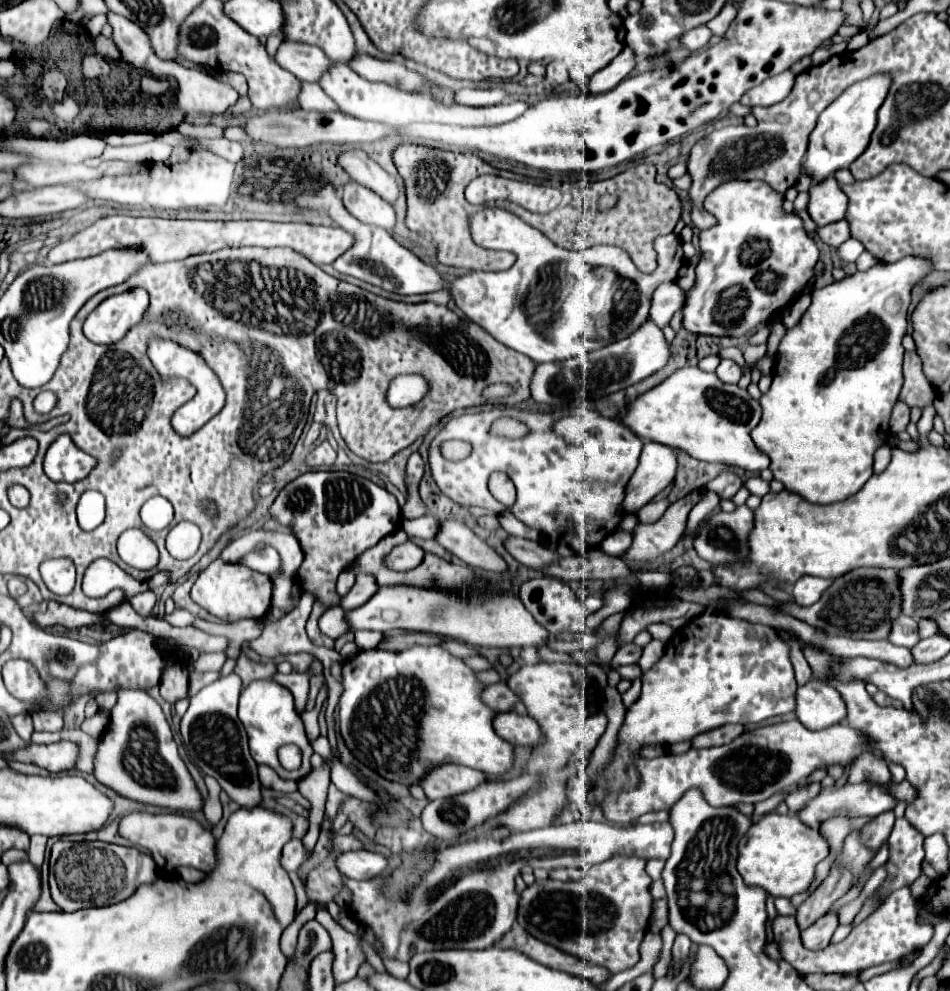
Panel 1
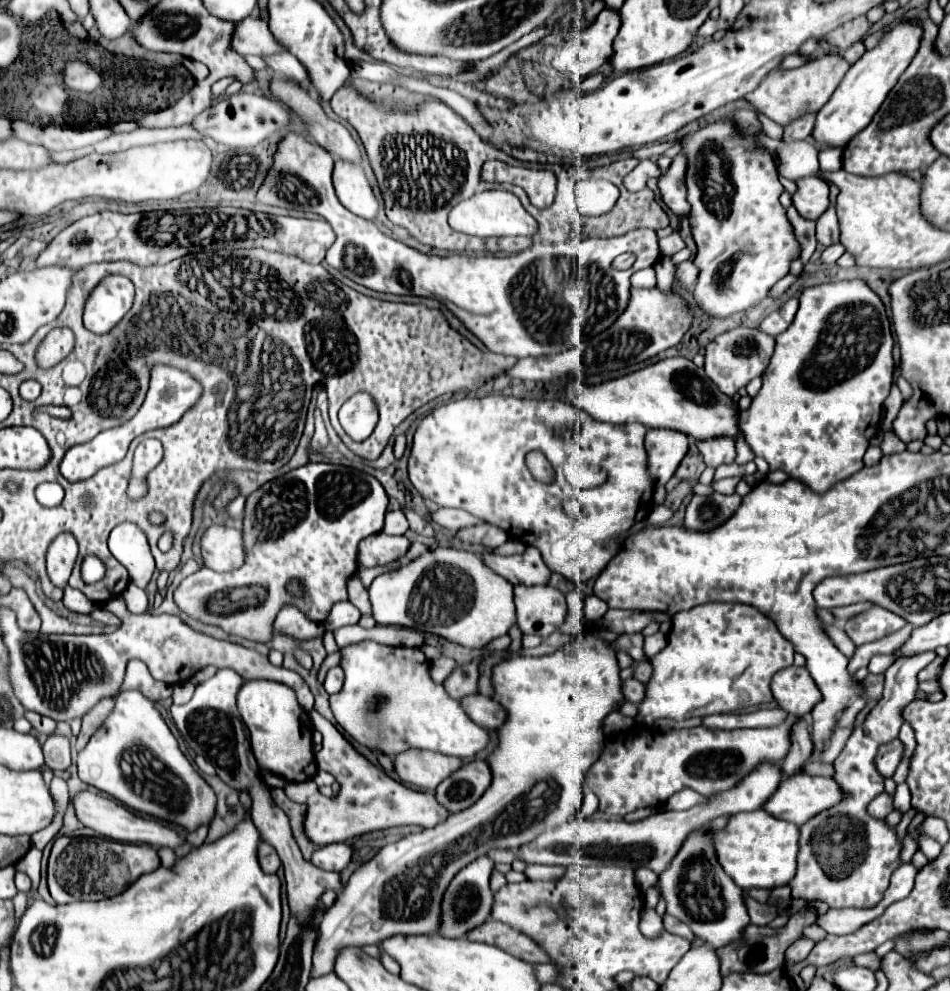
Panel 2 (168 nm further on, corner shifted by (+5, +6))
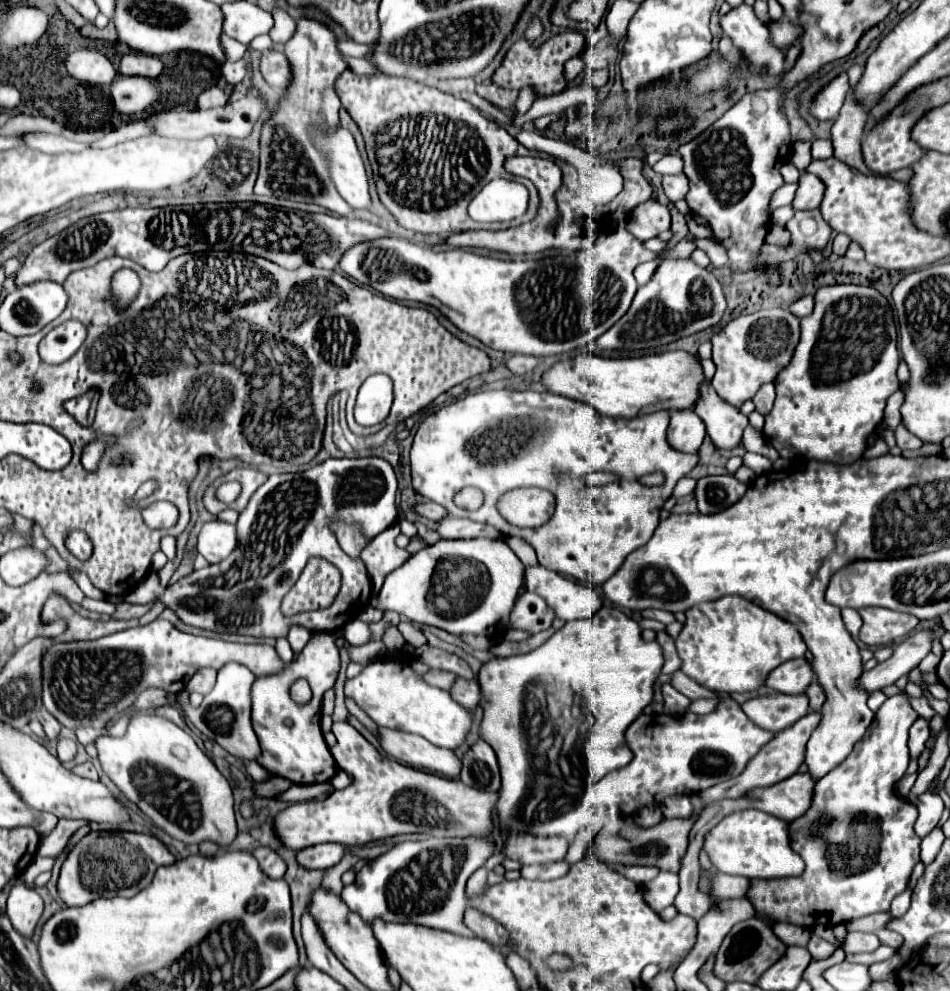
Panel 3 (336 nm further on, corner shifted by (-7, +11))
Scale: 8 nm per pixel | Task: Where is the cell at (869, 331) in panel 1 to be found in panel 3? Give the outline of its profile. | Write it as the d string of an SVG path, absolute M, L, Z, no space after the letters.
M823 285L815 293L815 309L809 317L801 319L801 339L799 345L795 347L791 365L787 369L781 369L781 375L775 379L777 387L777 397L773 403L773 409L765 415L765 425L763 425L763 435L765 439L779 451L783 459L819 459L827 463L837 463L837 465L849 465L853 461L859 461L867 449L867 439L871 433L877 431L877 427L883 423L883 409L885 401L891 393L899 389L899 379L897 379L897 367L899 367L899 351L897 351L897 329L893 321L893 309L889 301L875 289L875 287L865 287L865 285Z

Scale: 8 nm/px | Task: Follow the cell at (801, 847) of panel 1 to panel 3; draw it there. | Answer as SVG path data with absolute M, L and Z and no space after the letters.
M743 809L727 815L707 833L703 849L709 853L713 867L727 875L741 875L747 879L775 879L799 875L803 871L803 859L791 849L789 823L755 809Z

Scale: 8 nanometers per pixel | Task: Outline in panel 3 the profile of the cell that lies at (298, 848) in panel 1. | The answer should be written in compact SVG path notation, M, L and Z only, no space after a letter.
M257 847L253 851L253 855L257 857L263 873L267 873L271 879L281 879L285 875L285 861L281 859L279 853L275 853L271 847Z

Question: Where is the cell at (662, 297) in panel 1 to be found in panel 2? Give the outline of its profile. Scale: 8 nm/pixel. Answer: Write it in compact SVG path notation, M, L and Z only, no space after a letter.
M645 268L645 270L639 270L631 276L631 286L633 288L651 288L655 286L655 270L653 268Z

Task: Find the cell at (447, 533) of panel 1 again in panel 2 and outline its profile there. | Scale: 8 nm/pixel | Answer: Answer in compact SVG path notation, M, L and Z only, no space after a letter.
M525 548L523 554L513 554L513 556L485 554L483 560L491 570L501 574L513 586L519 586L519 584L545 586L545 584L549 584L551 572L543 564L539 550L535 550L535 548Z

